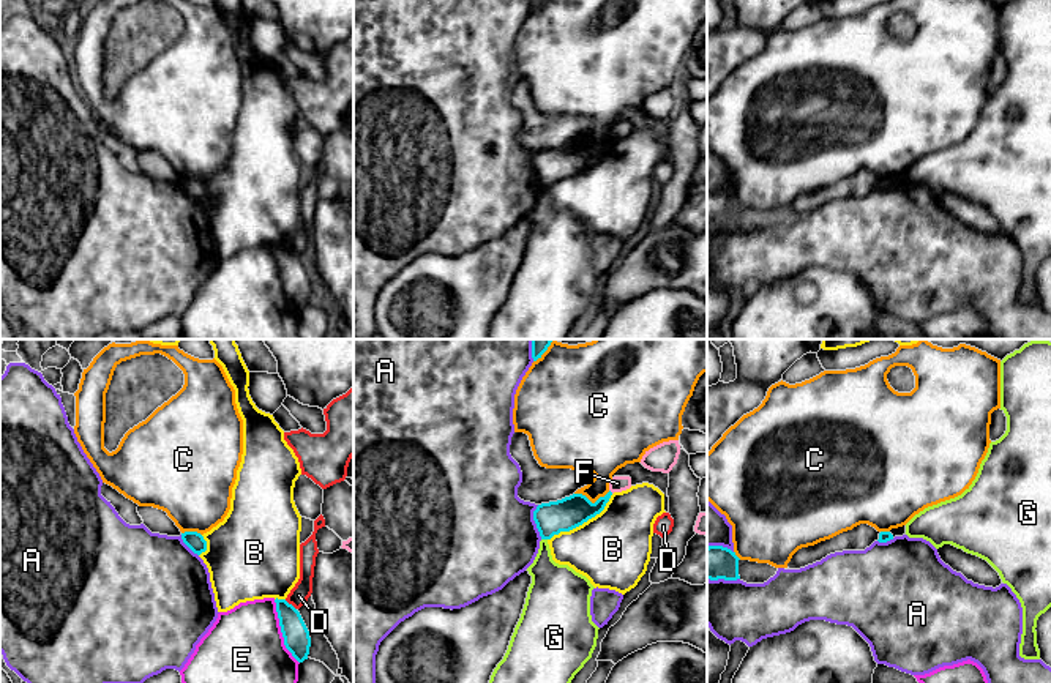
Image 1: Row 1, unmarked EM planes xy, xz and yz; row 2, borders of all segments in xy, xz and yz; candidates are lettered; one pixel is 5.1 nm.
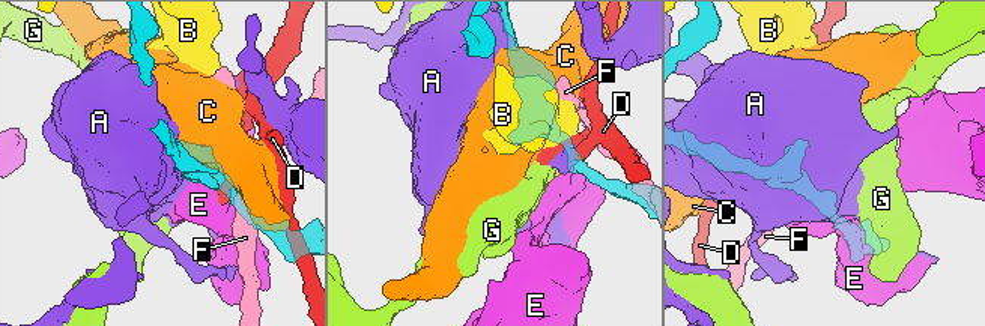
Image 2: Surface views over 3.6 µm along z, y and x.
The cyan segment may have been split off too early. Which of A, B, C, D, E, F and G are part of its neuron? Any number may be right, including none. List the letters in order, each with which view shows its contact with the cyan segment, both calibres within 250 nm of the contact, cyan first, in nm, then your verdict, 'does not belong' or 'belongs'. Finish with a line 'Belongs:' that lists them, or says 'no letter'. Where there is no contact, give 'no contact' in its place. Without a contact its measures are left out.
A: contact in xz; calibres 160 and 500 nm; does not belong
B: contact in xz; calibres 160 and 380 nm; does not belong
C: contact in xz; calibres 160 and 220 nm; does not belong
D: contact in xy; calibres 140 and 100 nm; does not belong
E: contact in xy; calibres 140 and 380 nm; does not belong
F: no contact; does not belong
G: contact in xz; calibres 160 and 220 nm; does not belong
Belongs: no letter

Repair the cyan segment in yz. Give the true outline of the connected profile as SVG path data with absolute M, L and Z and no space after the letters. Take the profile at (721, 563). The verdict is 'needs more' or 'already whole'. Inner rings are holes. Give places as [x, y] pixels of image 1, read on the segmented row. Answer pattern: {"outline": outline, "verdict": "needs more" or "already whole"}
{"outline": "M709 546L707 547L707 579L710 580L737 580L739 576L739 557L727 547Z", "verdict": "already whole"}

